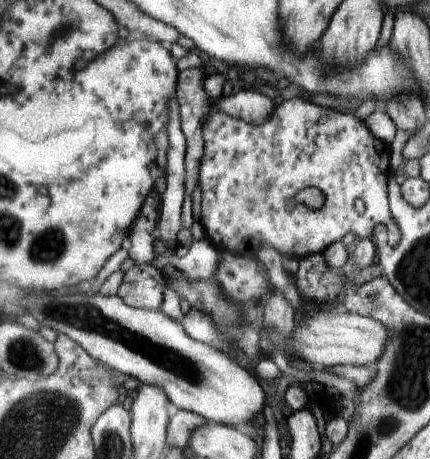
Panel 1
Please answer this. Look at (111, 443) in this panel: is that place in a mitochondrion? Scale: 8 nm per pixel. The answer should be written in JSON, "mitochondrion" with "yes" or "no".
{"mitochondrion":"yes"}

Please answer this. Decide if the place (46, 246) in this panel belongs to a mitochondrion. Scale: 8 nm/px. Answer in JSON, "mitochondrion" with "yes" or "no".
{"mitochondrion":"yes"}

